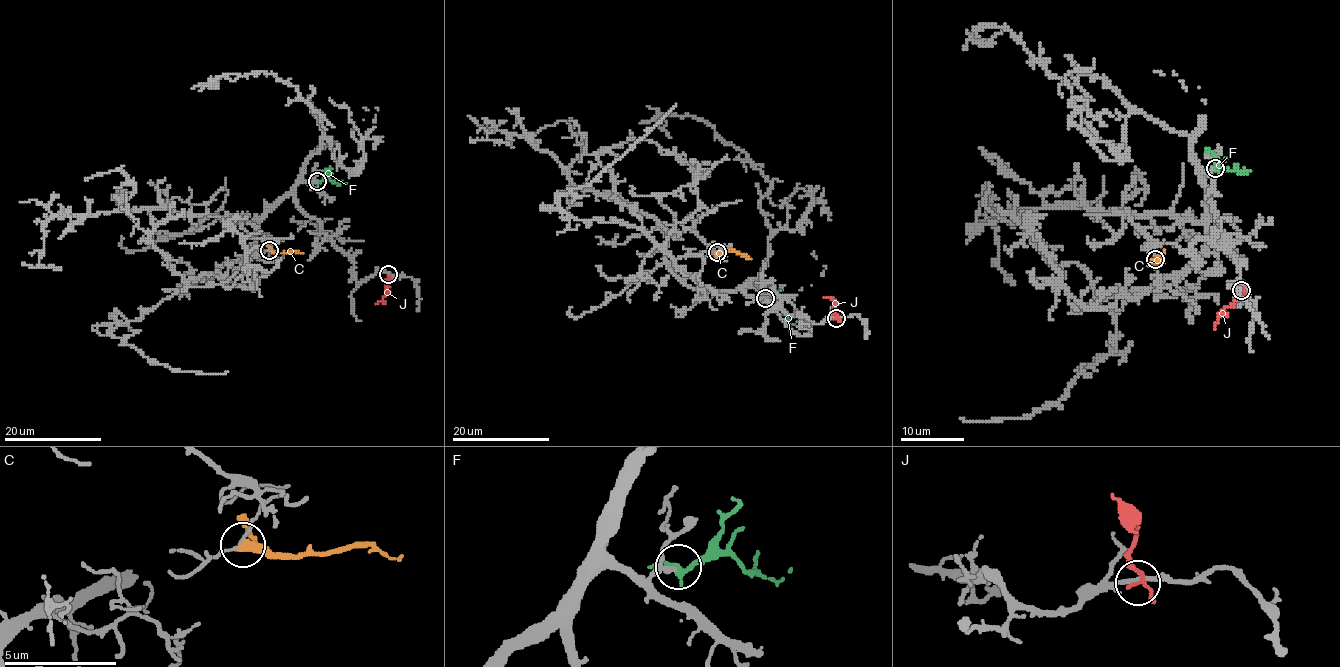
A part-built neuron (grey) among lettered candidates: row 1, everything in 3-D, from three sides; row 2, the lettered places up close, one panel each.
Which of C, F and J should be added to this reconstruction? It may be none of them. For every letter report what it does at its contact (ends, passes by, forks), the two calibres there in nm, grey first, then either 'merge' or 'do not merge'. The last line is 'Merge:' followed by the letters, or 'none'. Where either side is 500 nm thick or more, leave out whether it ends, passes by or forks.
C: it passes by; calibres 110 and 360 nm; do not merge
F: it passes by; calibres 150 and 260 nm; merge
J: it passes by; calibres 200 and 170 nm; do not merge
Merge: F

